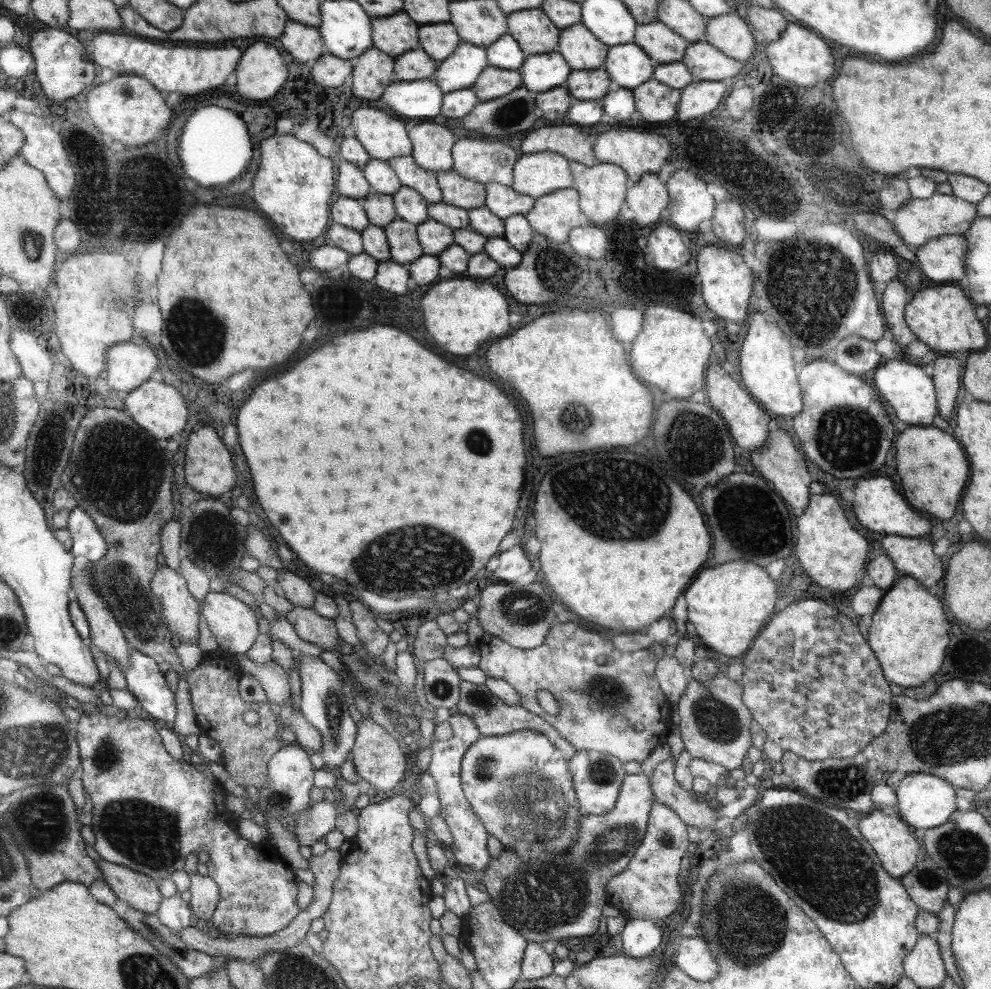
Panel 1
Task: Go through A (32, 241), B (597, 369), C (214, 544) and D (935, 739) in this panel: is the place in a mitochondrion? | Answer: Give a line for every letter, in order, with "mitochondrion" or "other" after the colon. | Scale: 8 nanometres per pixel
A: mitochondrion
B: other
C: mitochondrion
D: mitochondrion

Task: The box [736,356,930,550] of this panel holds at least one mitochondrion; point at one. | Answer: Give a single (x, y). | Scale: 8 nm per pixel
(848, 442)

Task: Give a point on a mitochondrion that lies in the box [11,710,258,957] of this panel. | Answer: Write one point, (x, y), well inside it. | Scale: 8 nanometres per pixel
(147, 835)

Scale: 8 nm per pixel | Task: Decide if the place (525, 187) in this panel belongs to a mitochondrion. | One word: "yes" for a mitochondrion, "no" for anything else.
no

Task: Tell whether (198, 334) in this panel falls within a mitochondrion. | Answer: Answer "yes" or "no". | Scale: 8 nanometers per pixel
yes

